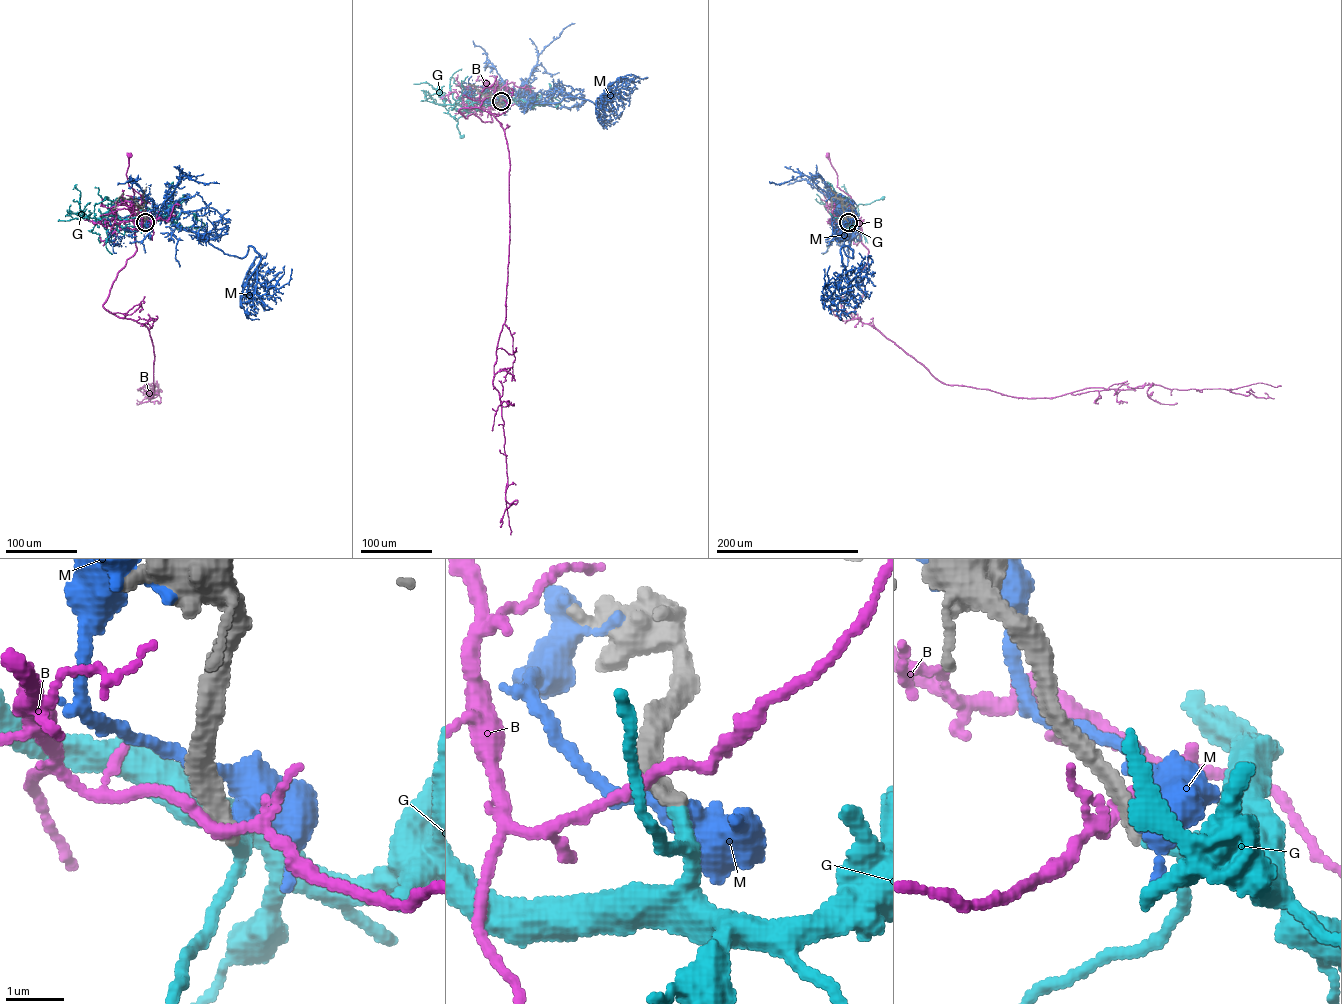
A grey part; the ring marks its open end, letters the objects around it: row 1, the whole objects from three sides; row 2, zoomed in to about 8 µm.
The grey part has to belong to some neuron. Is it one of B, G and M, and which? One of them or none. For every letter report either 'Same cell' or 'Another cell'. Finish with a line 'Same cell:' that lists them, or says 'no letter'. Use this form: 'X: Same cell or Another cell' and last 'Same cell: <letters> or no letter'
B: Another cell
G: Same cell
M: Another cell
Same cell: G

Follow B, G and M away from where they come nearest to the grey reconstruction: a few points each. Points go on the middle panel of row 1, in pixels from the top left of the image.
B: (500, 101), (495, 94), (488, 106), (488, 94), (482, 90), (485, 80)
G: (500, 101), (493, 99), (469, 109), (455, 108), (454, 104), (468, 109), (467, 115), (457, 120), (461, 136)
M: (501, 101), (513, 90), (530, 104), (577, 97), (603, 106), (613, 94), (599, 117), (618, 122)

